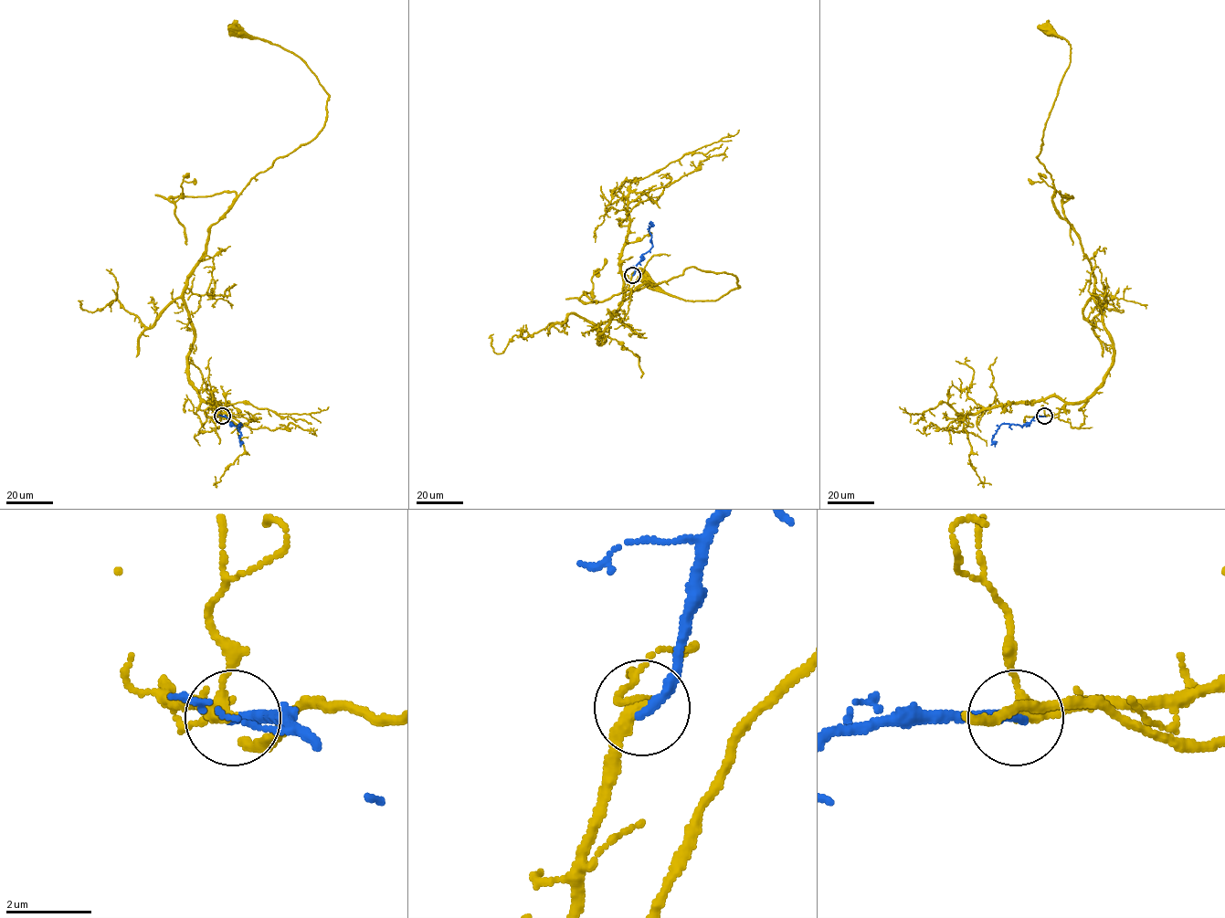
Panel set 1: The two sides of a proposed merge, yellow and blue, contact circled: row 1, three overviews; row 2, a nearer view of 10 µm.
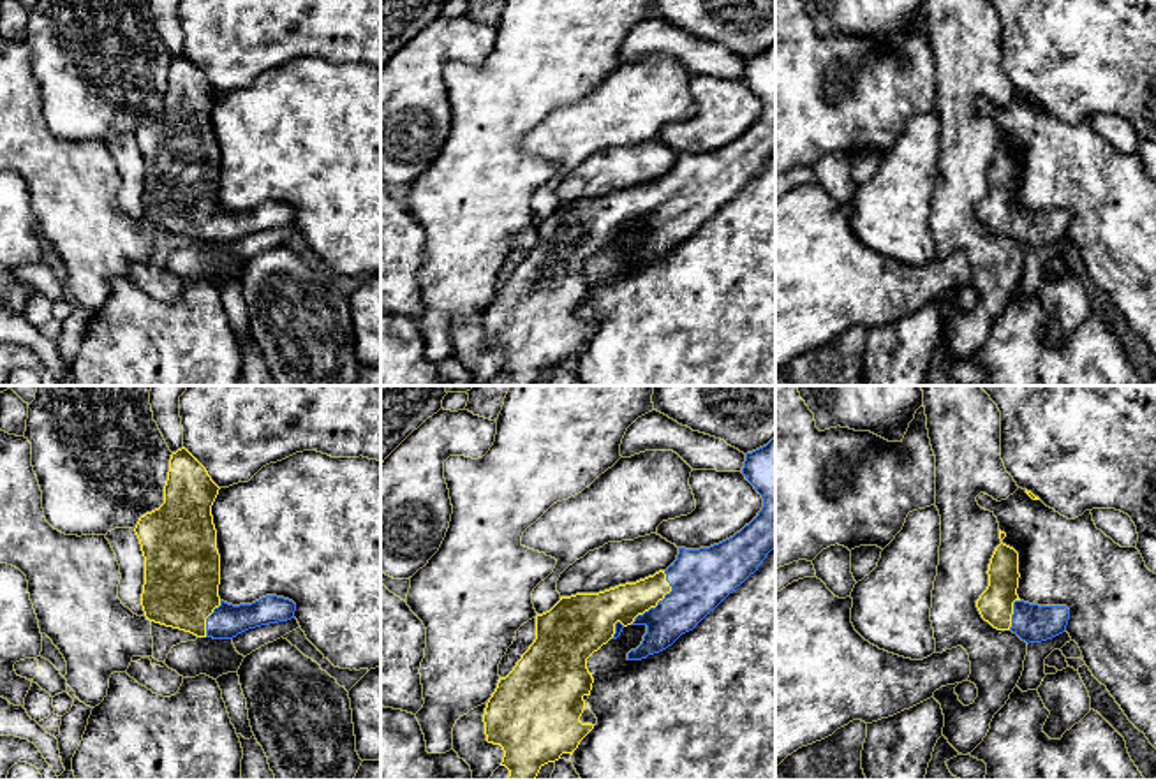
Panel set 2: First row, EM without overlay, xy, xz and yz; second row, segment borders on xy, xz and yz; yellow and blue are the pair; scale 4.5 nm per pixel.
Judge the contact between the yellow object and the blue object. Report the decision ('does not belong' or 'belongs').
belongs

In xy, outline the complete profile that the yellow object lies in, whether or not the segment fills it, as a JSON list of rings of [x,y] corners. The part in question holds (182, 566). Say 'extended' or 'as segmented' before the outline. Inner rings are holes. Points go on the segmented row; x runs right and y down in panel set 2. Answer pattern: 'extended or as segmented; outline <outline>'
extended; outline [[[182,447],[169,460],[164,504],[141,516],[134,532],[144,556],[144,616],[197,637],[233,639],[248,629],[294,618],[296,604],[266,595],[233,606],[219,597],[220,555],[211,516],[219,489]]]

